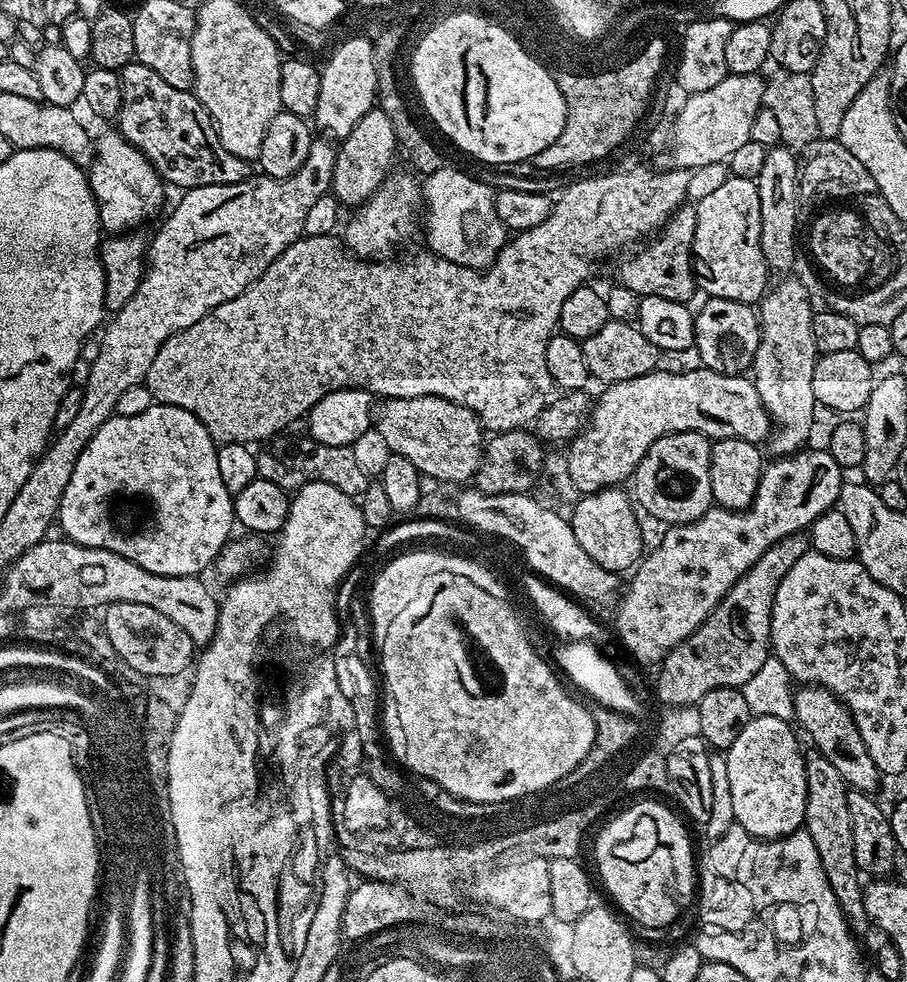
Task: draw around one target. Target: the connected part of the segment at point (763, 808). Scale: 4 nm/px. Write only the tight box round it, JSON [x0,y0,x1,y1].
[726,715,806,840]

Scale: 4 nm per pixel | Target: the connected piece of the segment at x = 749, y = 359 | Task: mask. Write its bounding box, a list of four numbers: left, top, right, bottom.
[694,296,760,376]

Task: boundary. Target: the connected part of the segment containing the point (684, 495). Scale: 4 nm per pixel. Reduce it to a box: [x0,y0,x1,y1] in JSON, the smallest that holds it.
[634,432,714,526]

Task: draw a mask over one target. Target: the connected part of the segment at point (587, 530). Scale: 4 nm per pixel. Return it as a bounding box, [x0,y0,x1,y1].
[570,490,645,574]

